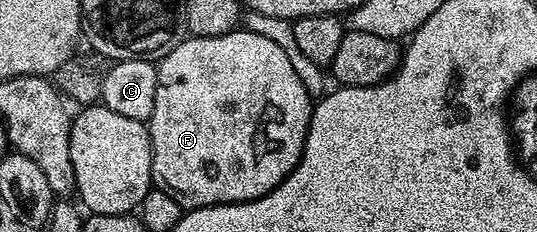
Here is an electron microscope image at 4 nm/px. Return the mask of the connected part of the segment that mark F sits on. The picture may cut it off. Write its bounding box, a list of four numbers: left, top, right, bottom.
[147,27,314,207]

